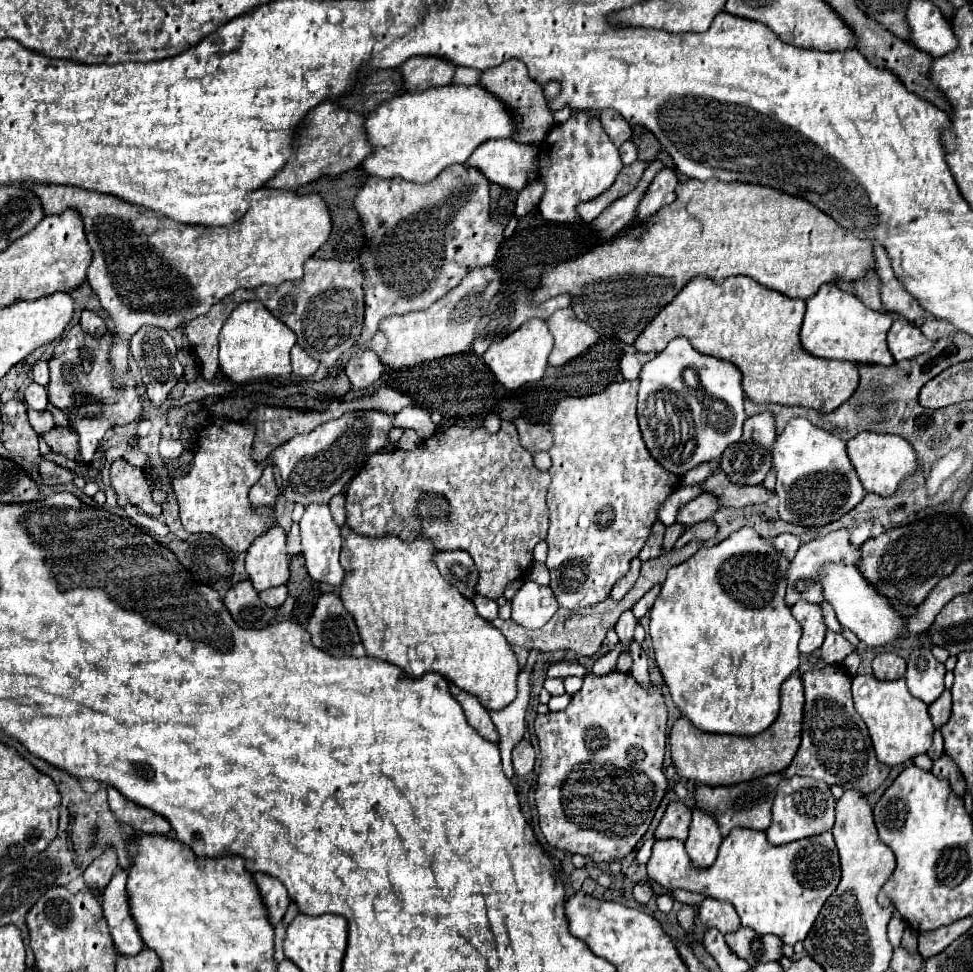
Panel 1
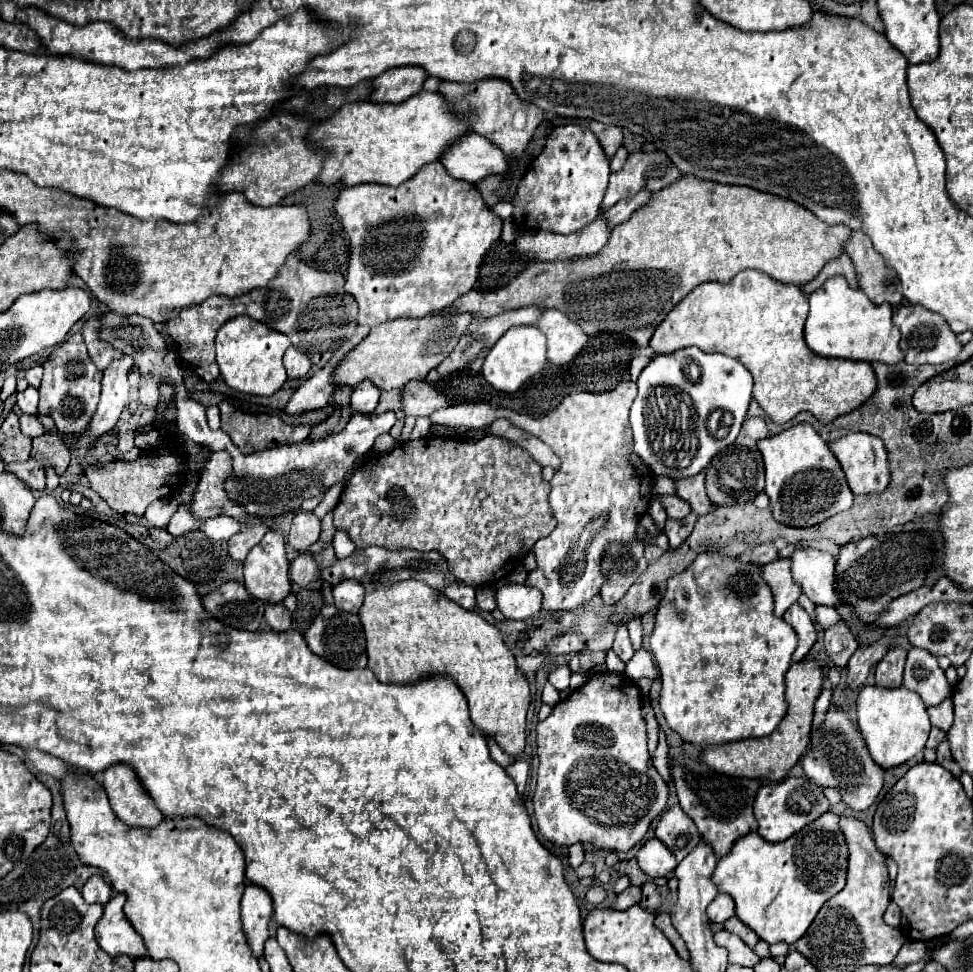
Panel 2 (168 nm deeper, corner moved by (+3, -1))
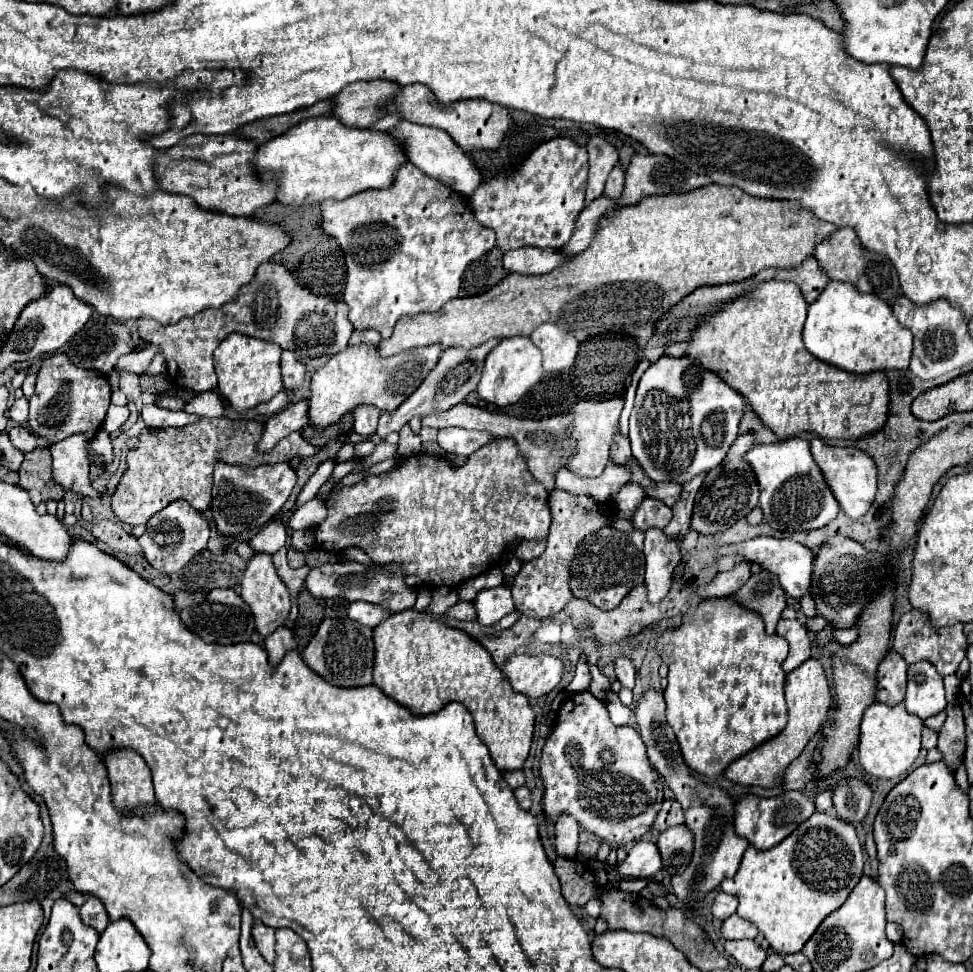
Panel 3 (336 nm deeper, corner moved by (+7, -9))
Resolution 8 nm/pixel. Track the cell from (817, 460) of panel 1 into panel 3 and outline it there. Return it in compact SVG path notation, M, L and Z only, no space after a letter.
M790 438L776 444L752 446L744 458L758 480L760 488L760 508L764 520L782 532L794 530L816 530L834 520L840 512L840 506L830 492L818 464L812 458L810 446L802 438Z

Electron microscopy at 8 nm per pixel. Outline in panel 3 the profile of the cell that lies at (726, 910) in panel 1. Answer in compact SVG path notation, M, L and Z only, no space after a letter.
M718 892L714 898L714 904L712 904L712 914L718 920L726 920L728 916L732 916L736 912L736 908L738 908L736 896L730 896L726 892Z

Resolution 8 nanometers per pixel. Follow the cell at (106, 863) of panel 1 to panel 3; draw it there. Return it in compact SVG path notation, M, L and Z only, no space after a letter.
M90 896L90 898L80 906L80 918L82 918L84 924L96 928L96 932L106 930L106 926L108 926L106 908L104 908L104 904L102 904L98 898L94 898L94 896Z

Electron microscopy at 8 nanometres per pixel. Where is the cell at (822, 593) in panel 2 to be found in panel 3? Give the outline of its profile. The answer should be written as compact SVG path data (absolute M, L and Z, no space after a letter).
M758 536L758 538L744 540L742 544L722 546L720 552L718 552L718 558L724 558L724 556L732 556L732 558L738 556L738 558L750 562L750 564L760 564L762 570L776 574L784 592L794 596L796 600L804 592L810 592L810 572L812 572L812 564L814 564L814 554L812 554L812 550L804 548L796 540L778 540L778 538L772 538L772 536Z

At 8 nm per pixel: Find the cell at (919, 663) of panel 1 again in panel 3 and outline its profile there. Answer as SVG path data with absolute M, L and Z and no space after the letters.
M916 662L908 666L908 692L904 706L922 720L946 708L942 676L930 662Z

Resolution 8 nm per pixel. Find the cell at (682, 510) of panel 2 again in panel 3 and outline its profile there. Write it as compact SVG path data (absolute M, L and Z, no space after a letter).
M644 498L642 504L636 508L634 516L630 518L632 526L638 530L666 528L670 520L672 520L672 510L654 498Z

